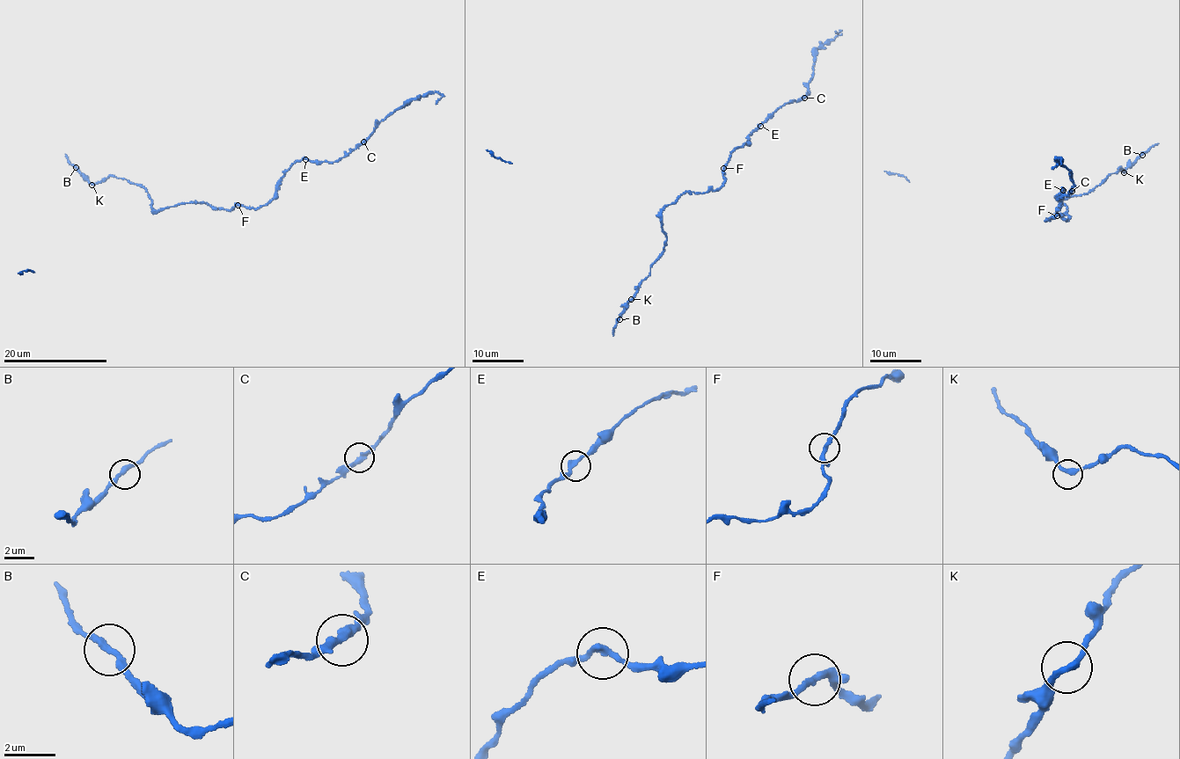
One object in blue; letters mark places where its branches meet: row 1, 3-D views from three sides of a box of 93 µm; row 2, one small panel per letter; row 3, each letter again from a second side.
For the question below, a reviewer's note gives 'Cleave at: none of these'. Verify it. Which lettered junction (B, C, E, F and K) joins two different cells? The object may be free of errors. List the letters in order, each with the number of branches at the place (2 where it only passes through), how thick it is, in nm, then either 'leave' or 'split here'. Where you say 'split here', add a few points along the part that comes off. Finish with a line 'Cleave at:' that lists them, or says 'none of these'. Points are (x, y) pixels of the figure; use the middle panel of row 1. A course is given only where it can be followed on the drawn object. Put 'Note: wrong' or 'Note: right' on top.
Note: right
B: 2 branches meet; 260 nm thick; leave
C: 2 branches meet; 280 nm thick; leave
E: 2 branches meet; 240 nm thick; leave
F: 2 branches meet; 240 nm thick; leave
K: 2 branches meet; 240 nm thick; leave
Cleave at: none of these

